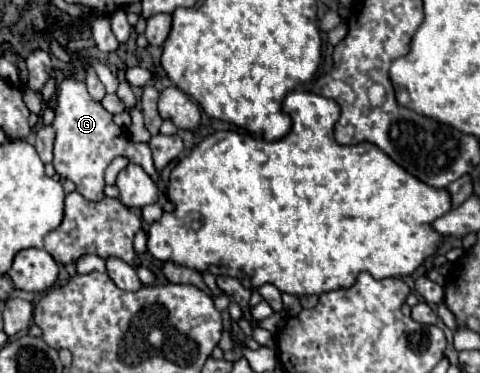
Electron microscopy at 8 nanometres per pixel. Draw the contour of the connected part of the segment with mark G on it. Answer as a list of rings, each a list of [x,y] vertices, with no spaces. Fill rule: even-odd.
[[[74,77],[64,79],[58,85],[56,99],[54,99],[54,131],[56,131],[56,141],[54,141],[54,169],[60,177],[66,177],[70,181],[64,183],[64,191],[72,193],[74,183],[76,191],[86,197],[88,201],[100,201],[104,199],[104,171],[108,163],[114,157],[126,157],[130,163],[140,165],[156,183],[160,181],[158,171],[152,165],[152,153],[148,143],[134,143],[124,127],[118,127],[112,119],[112,115],[102,107],[100,101],[94,101],[88,91],[84,81],[78,81]]]

